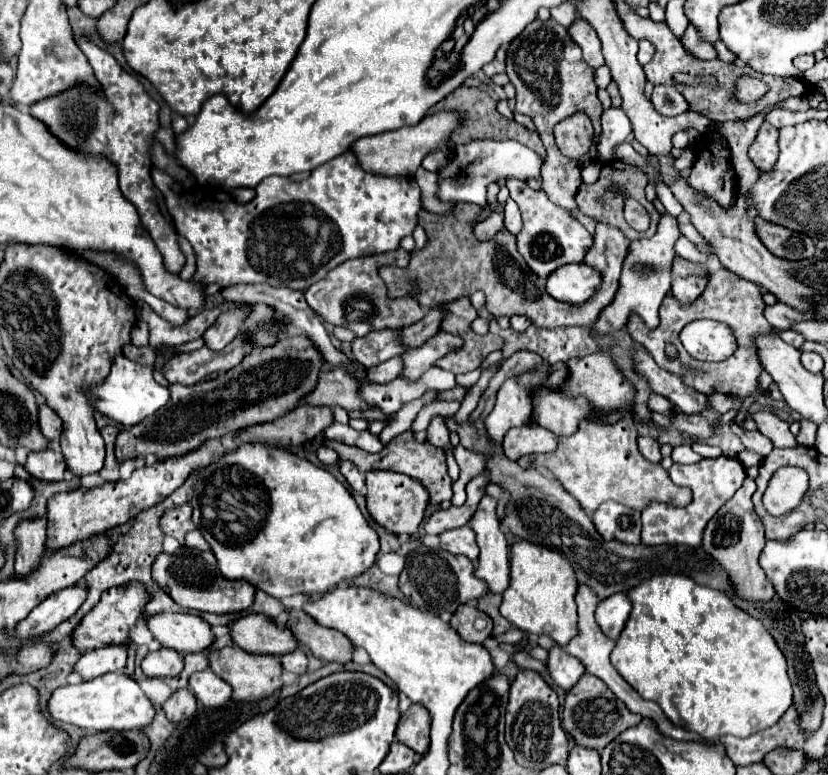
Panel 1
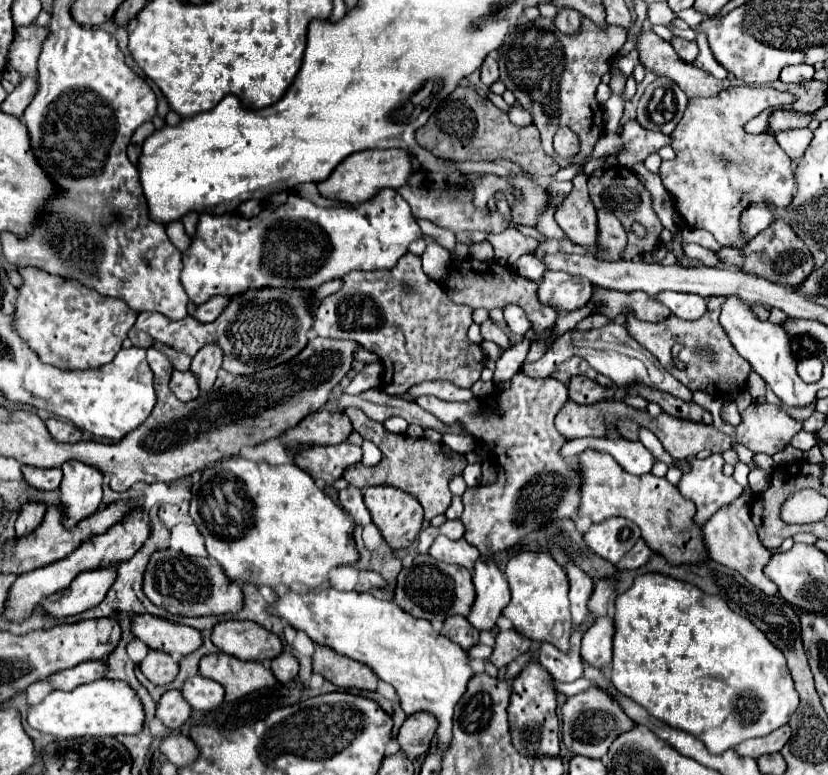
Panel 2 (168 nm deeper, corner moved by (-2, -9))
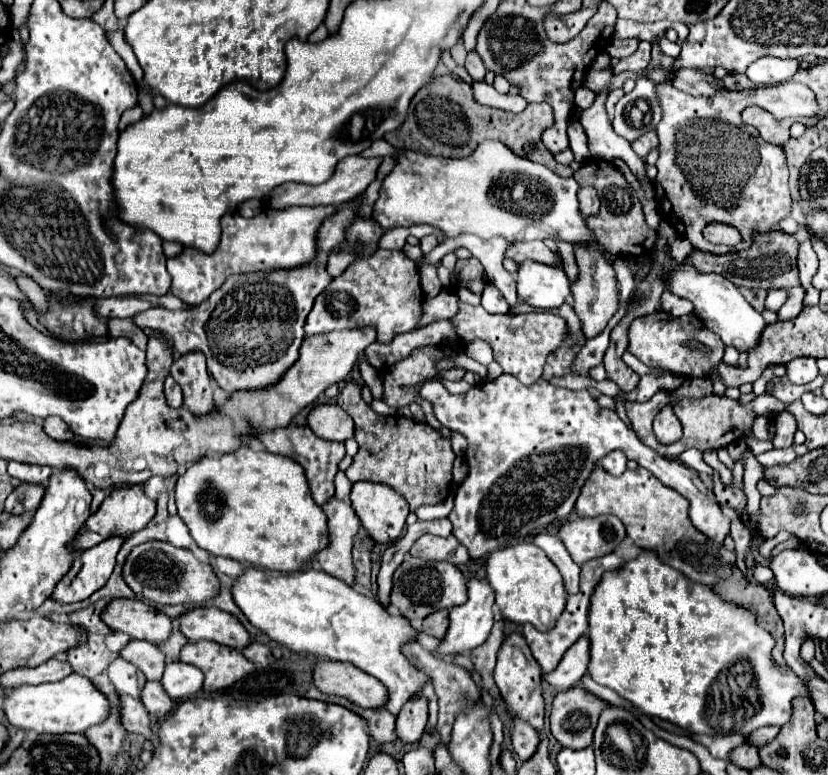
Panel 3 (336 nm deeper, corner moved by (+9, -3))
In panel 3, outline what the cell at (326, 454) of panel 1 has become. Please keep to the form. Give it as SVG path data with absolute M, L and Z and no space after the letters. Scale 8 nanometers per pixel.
M338 471L338 473L336 473L334 483L336 483L336 499L346 501L346 499L348 499L348 495L350 495L350 487L352 487L352 483L346 479L346 475L344 475L342 471Z

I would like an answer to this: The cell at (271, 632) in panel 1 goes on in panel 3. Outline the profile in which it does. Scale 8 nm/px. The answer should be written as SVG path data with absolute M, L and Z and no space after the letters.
M216 607L190 609L184 615L180 615L178 621L180 631L186 635L188 641L224 641L224 645L234 649L244 649L250 643L250 635L244 629L244 625L234 615Z

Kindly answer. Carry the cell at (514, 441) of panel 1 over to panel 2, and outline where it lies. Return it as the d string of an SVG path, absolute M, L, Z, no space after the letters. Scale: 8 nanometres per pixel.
M595 437L573 439L561 447L561 457L567 459L573 455L579 455L585 449L597 449L597 451L605 451L613 455L615 461L633 475L649 473L655 463L655 457L641 443L633 443L621 437L619 439L607 439L607 437L605 439L595 439Z

